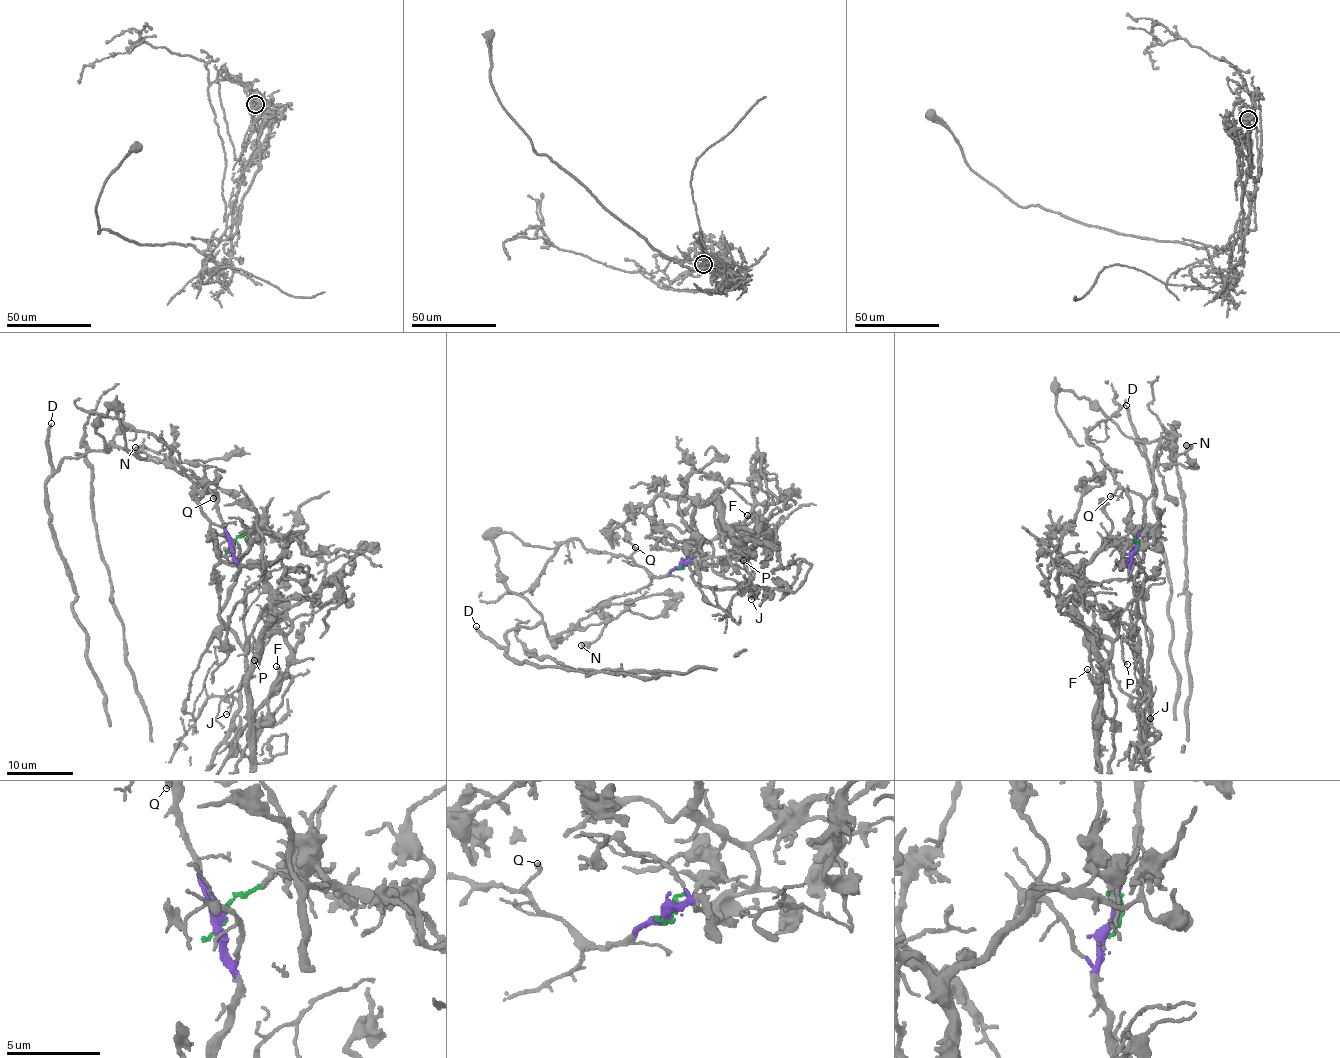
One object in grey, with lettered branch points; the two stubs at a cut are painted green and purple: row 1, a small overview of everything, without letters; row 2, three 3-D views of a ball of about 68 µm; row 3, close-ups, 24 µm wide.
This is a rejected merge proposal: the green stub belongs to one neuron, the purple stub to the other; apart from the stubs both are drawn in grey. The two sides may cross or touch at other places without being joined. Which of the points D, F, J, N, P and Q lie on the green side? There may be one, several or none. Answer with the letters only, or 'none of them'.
F, P

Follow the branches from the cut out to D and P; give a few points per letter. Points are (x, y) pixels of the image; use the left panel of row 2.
D: (233, 546), (215, 495), (178, 466), (115, 445), (106, 452), (65, 458), (54, 468), (47, 440), (52, 424)
P: (233, 546), (233, 541), (252, 529), (267, 529), (261, 537), (266, 591), (271, 599), (252, 634), (255, 660)

